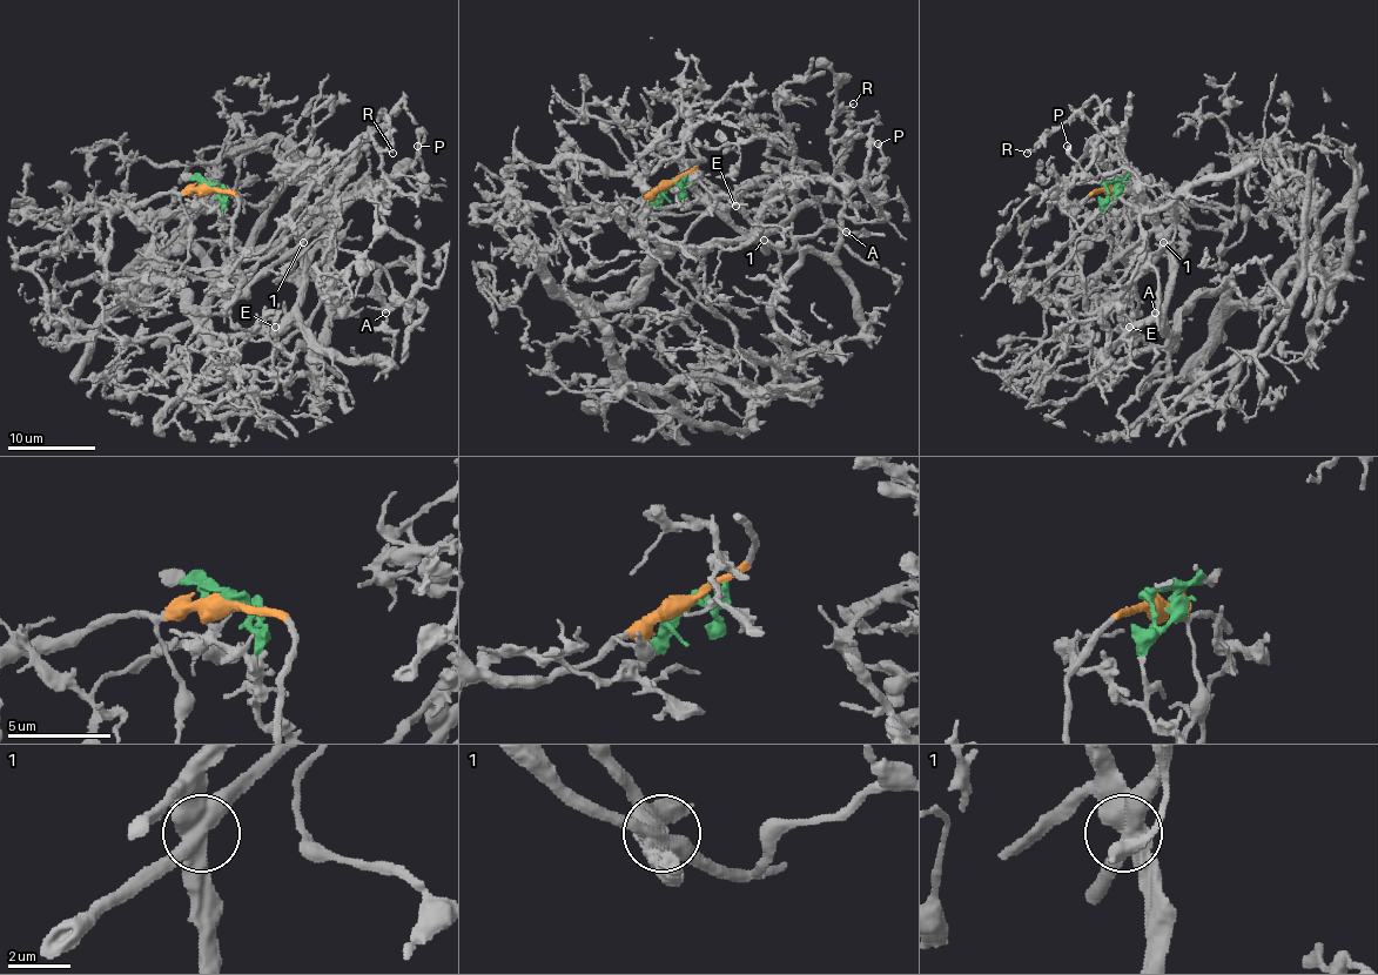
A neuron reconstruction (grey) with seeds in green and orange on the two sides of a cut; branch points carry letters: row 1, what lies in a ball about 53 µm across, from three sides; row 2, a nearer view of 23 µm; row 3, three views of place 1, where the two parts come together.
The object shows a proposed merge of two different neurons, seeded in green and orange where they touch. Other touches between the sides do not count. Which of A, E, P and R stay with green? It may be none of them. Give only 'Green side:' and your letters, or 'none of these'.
Green side: E, R

